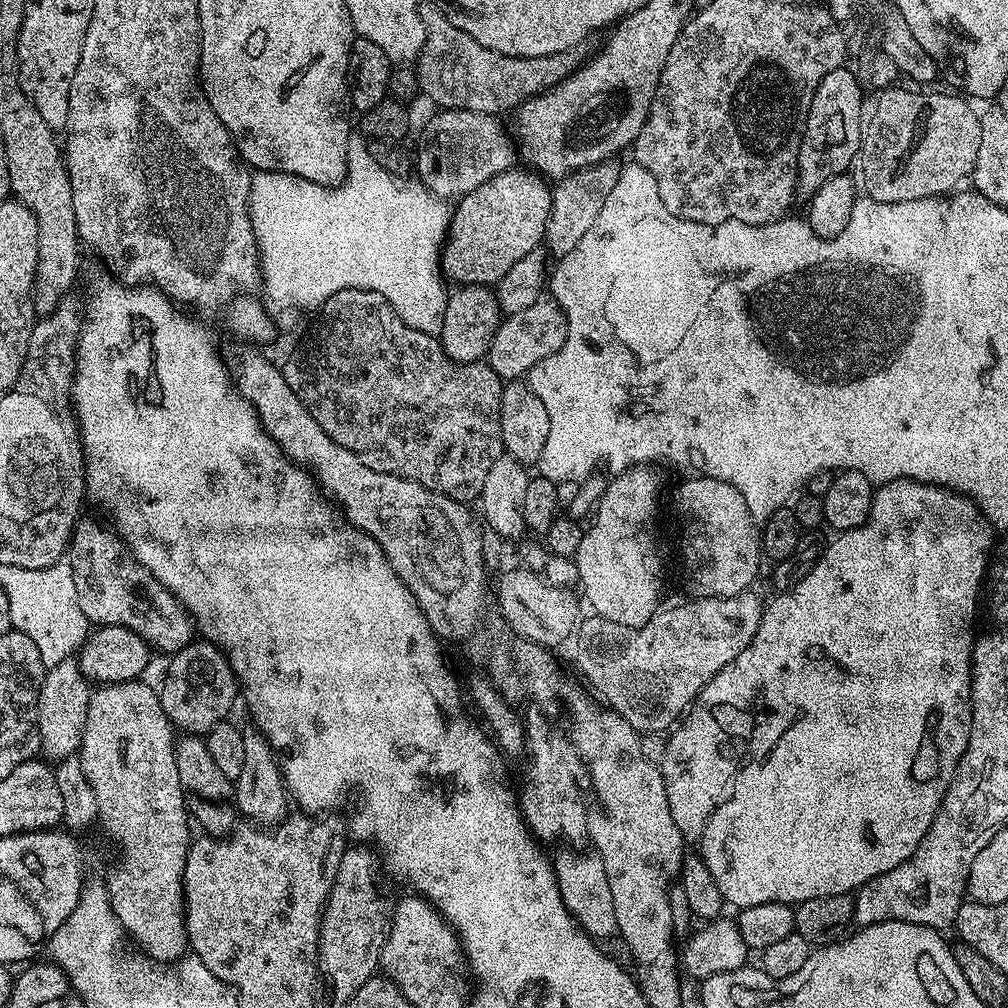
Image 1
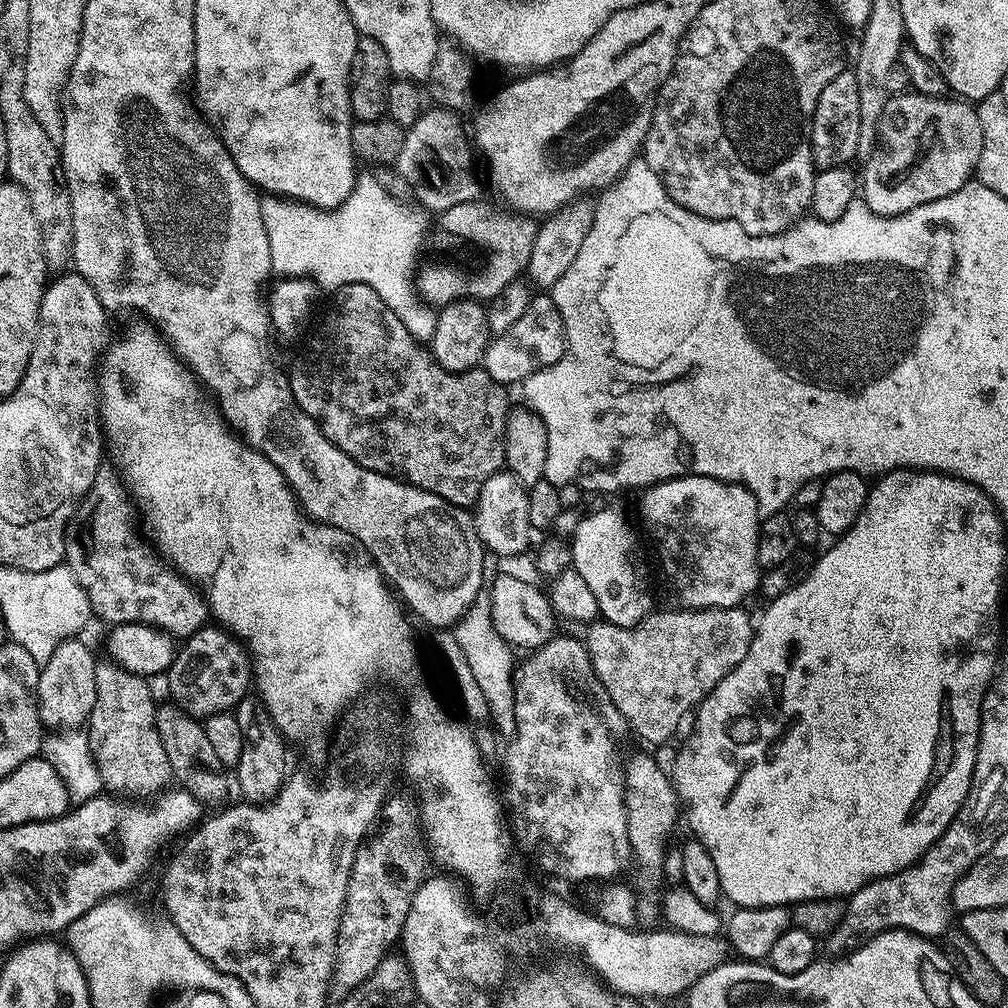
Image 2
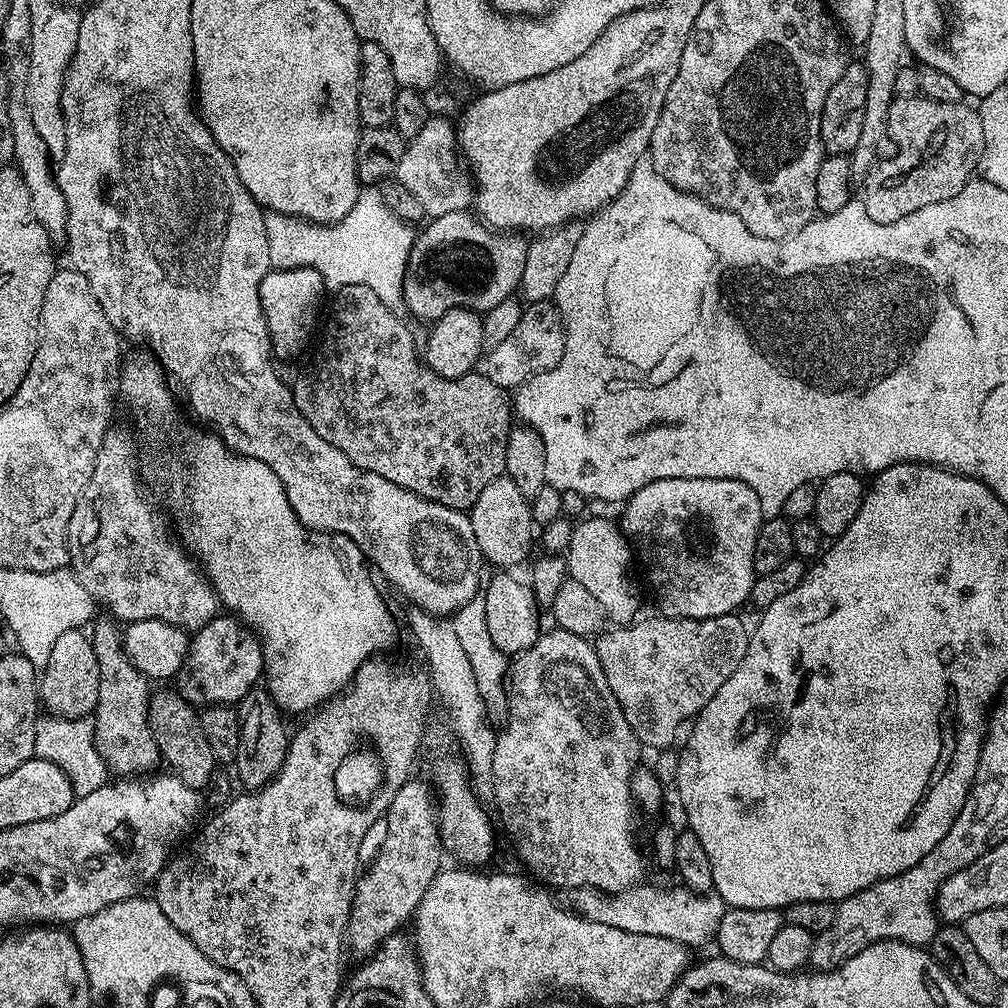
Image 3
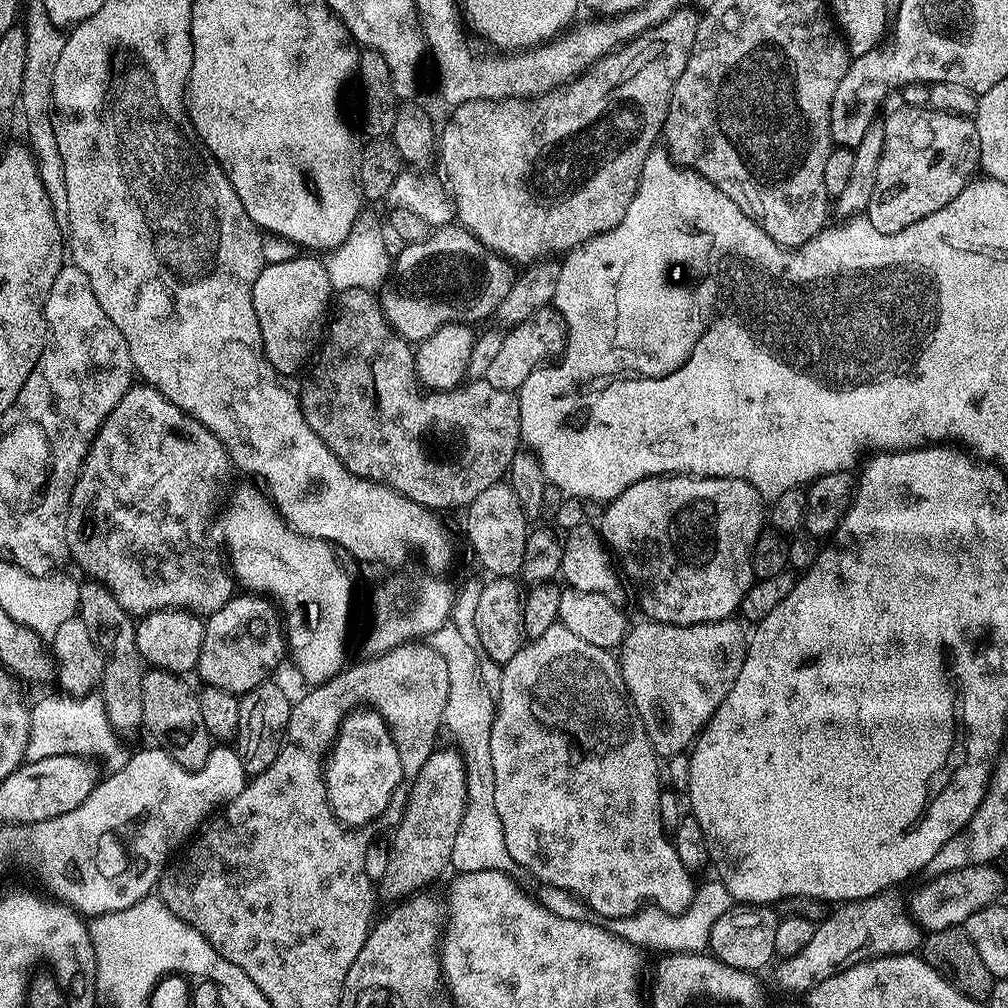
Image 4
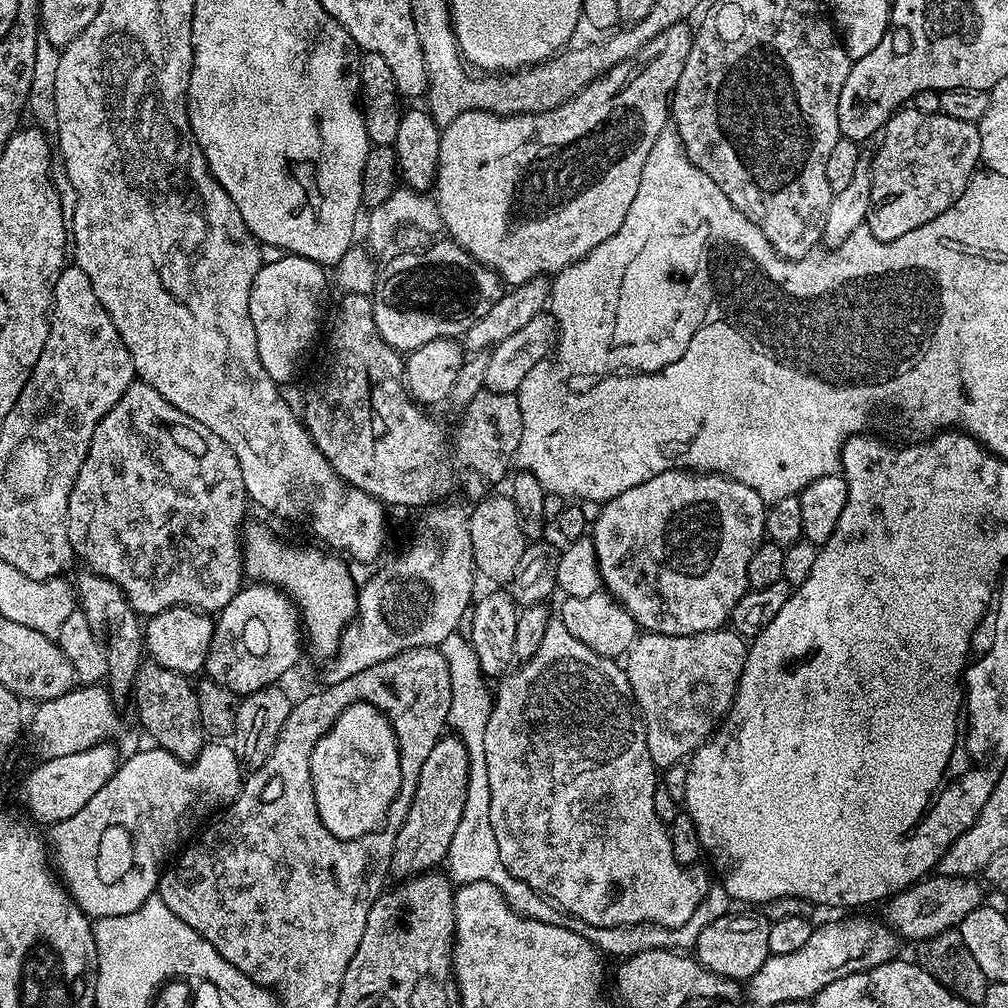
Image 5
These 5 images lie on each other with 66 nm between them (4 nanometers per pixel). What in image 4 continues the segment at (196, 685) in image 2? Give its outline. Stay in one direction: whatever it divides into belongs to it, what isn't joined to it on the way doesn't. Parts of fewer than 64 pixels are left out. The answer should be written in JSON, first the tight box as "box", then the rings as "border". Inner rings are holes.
{"box":[195,594,286,697],"border":[[[236,594],[222,606],[222,610],[204,620],[202,650],[195,671],[200,672],[207,687],[241,697],[265,683],[269,679],[268,672],[279,666],[283,656],[285,659],[286,640],[277,609],[259,595]]]}

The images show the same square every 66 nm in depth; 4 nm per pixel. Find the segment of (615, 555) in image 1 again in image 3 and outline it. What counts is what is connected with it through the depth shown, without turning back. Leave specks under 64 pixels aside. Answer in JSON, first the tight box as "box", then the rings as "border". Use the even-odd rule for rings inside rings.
{"box":[566,516,640,626],"border":[[[600,516],[588,519],[581,519],[572,529],[566,553],[568,575],[571,579],[582,582],[582,586],[586,586],[586,590],[590,590],[594,598],[598,598],[598,606],[602,606],[605,617],[613,625],[627,626],[637,619],[636,611],[640,608],[640,592],[628,573],[632,556],[634,560],[633,549],[615,519],[603,520]]]}

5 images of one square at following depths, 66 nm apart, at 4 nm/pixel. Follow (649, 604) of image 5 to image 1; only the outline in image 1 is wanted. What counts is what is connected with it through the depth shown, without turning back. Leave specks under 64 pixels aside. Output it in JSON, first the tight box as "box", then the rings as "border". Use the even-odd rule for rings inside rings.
{"box":[676,474,762,598],"border":[[[699,474],[693,475],[693,480],[688,480],[676,492],[676,512],[680,515],[680,560],[684,563],[684,576],[688,579],[688,588],[693,597],[699,598],[722,598],[723,596],[737,596],[739,592],[749,591],[756,580],[756,567],[762,561],[762,549],[760,546],[761,529],[758,527],[758,521],[750,514],[750,506],[746,506],[746,498],[734,486],[730,486],[721,480],[715,480],[709,476]]]}

